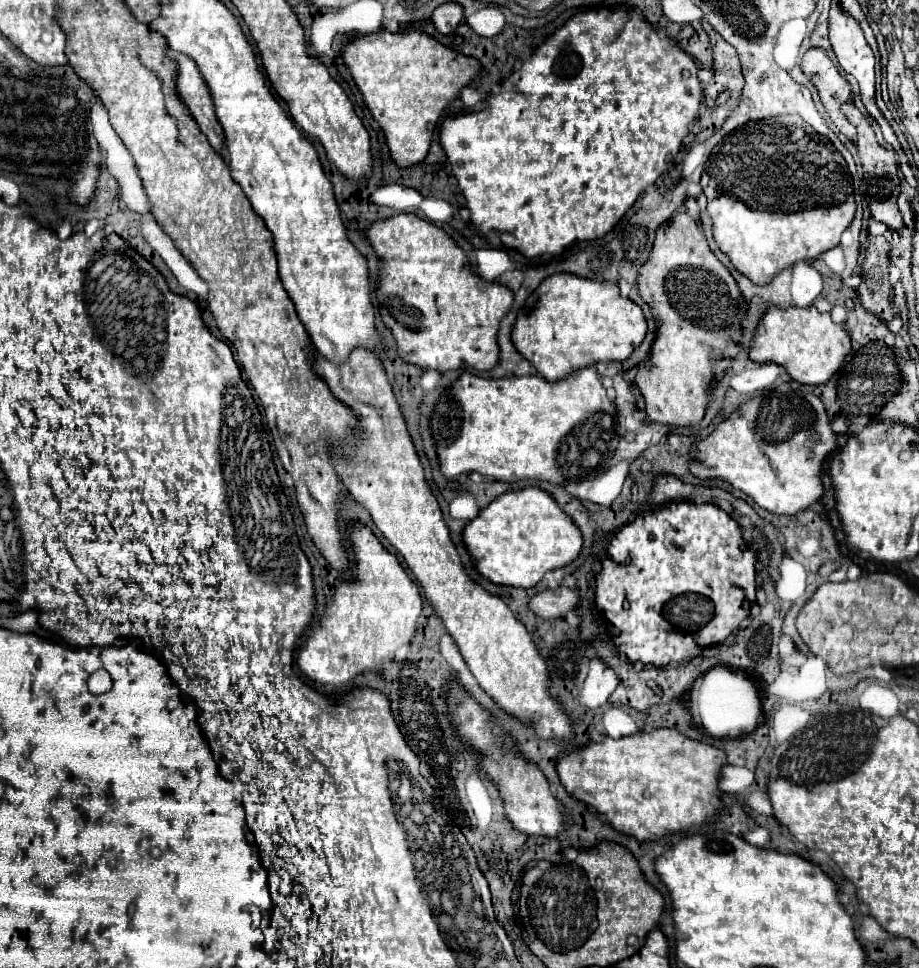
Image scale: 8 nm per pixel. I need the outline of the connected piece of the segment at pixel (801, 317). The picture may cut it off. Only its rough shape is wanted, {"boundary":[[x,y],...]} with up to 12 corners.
{"boundary":[[770,308],[750,358],[828,384],[850,336],[828,312]]}

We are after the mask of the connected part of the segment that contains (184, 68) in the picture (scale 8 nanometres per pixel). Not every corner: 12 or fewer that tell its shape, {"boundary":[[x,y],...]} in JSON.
{"boundary":[[170,50],[178,62],[178,94],[210,146],[224,156],[224,130],[196,62]]}

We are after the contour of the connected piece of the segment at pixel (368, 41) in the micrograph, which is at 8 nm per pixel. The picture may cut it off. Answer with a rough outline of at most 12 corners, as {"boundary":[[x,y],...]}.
{"boundary":[[372,32],[344,62],[400,168],[482,64],[424,32]]}

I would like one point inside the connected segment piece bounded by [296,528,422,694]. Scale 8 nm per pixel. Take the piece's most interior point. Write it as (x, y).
(381, 604)

